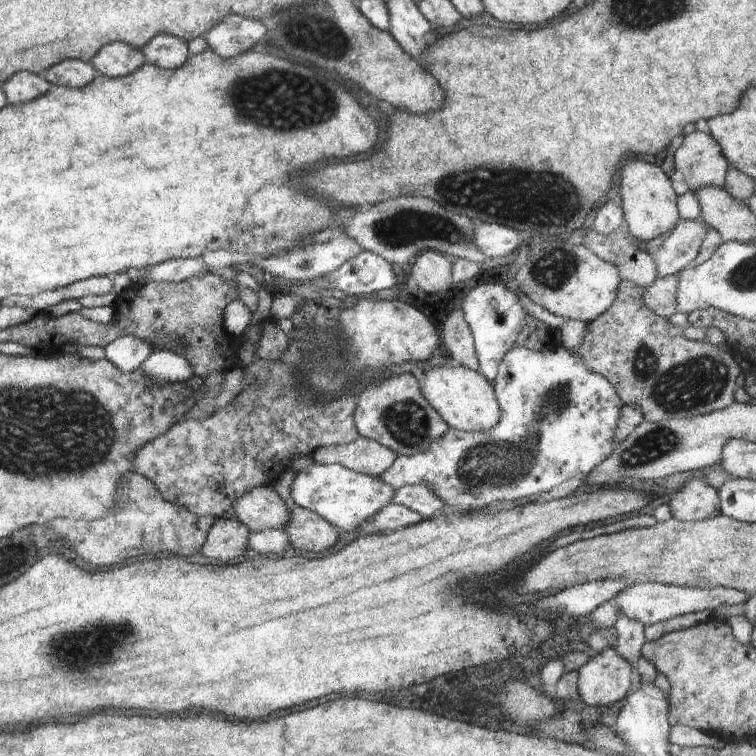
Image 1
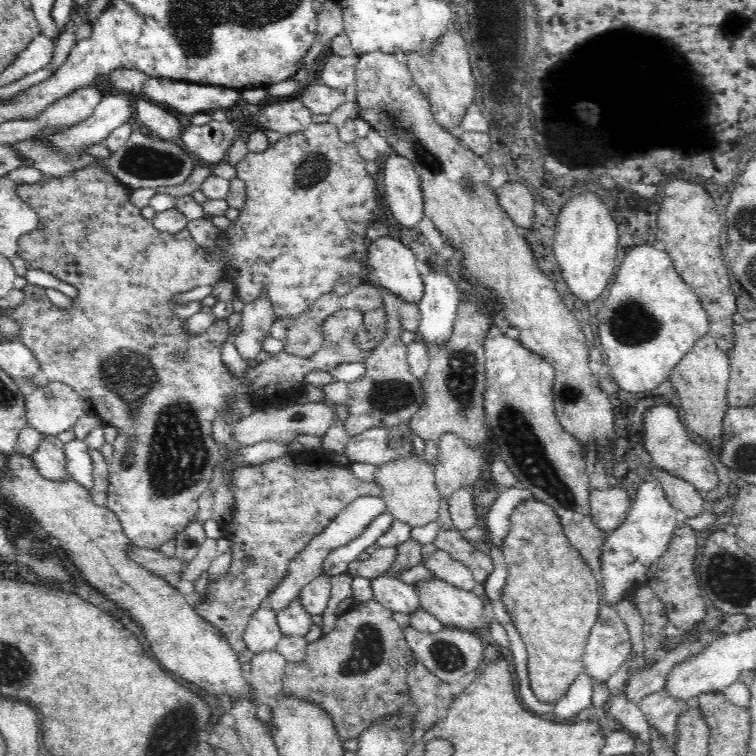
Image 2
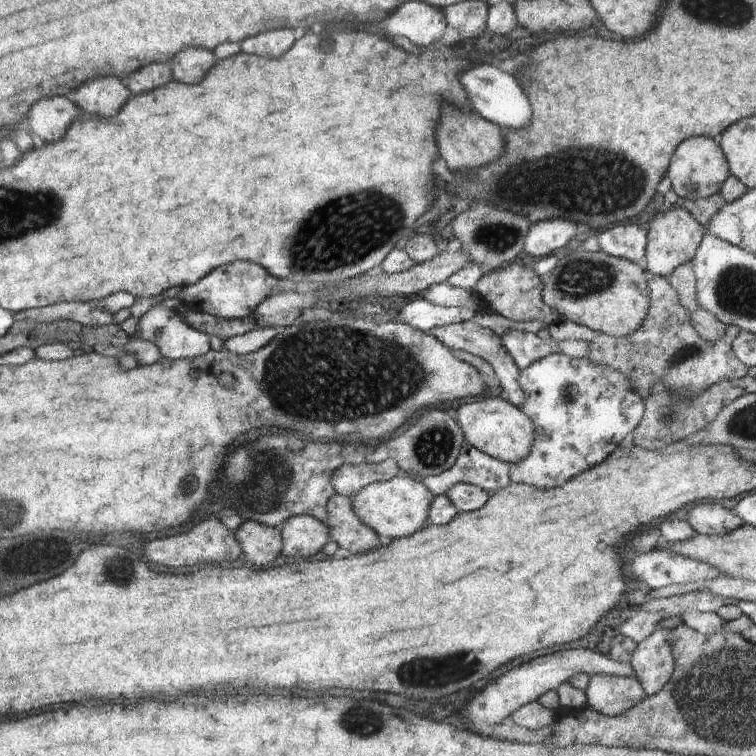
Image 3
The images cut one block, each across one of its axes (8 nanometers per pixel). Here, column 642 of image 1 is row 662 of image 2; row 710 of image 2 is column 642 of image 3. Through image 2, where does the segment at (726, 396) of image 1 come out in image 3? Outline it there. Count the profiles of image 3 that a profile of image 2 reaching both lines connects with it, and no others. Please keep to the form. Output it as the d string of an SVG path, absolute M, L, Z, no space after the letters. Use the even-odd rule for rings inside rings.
M654 277L647 282L649 288L649 309L642 326L627 337L613 337L604 333L589 343L587 358L594 364L608 367L625 374L632 382L633 389L643 400L655 389L655 382L662 381L680 400L686 395L697 395L706 390L710 385L724 379L739 379L746 376L748 367L734 354L732 341L741 331L738 326L728 324L725 335L716 342L703 339L690 322L690 312L680 302L678 293L666 280L666 277Z

